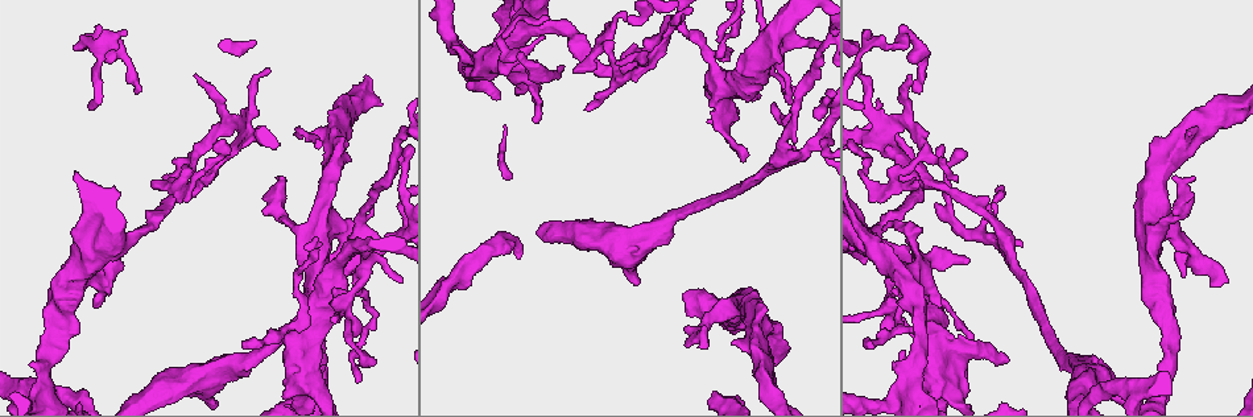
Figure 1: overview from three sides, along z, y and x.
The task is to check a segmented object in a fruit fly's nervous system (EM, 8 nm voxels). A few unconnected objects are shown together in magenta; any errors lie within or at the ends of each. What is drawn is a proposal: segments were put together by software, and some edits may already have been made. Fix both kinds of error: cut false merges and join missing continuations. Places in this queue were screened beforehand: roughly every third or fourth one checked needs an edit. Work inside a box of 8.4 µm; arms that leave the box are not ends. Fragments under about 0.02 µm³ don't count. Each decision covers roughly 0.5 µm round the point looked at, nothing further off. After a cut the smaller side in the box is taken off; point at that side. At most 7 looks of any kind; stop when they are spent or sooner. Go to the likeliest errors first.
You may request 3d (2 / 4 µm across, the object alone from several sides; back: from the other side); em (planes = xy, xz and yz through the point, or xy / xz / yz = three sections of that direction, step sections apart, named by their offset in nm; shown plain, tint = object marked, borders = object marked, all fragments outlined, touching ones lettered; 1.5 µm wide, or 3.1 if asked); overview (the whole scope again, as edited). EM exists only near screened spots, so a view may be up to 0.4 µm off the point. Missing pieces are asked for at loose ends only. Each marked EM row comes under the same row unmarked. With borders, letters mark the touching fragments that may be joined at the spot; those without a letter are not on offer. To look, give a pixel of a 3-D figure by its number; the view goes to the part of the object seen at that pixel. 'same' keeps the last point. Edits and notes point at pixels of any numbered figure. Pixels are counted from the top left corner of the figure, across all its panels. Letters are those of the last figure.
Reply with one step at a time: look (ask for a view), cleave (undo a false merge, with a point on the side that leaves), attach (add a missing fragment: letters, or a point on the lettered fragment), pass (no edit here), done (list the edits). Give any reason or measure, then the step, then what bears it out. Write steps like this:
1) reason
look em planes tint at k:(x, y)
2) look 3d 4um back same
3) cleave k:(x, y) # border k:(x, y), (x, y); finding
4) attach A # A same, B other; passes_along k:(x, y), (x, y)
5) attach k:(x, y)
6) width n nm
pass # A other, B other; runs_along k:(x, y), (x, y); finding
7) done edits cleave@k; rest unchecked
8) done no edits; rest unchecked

thin arm on a thick one
look em yz step 8 borders at 1:(763, 66)

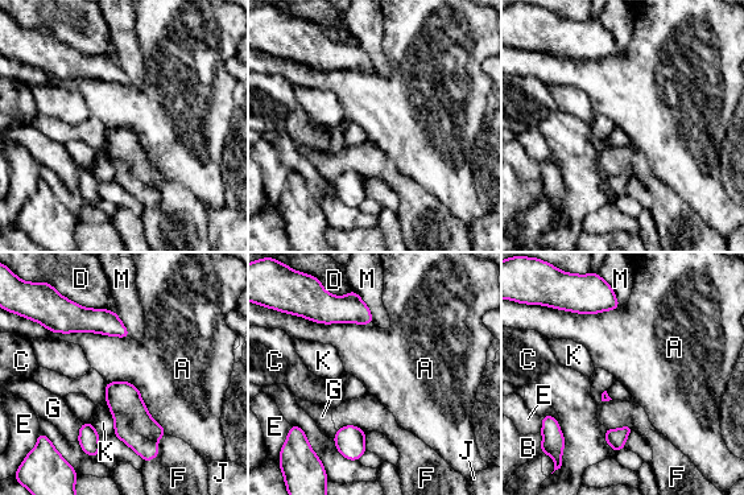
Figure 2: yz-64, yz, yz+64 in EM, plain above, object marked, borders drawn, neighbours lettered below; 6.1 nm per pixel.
look em planes borders same

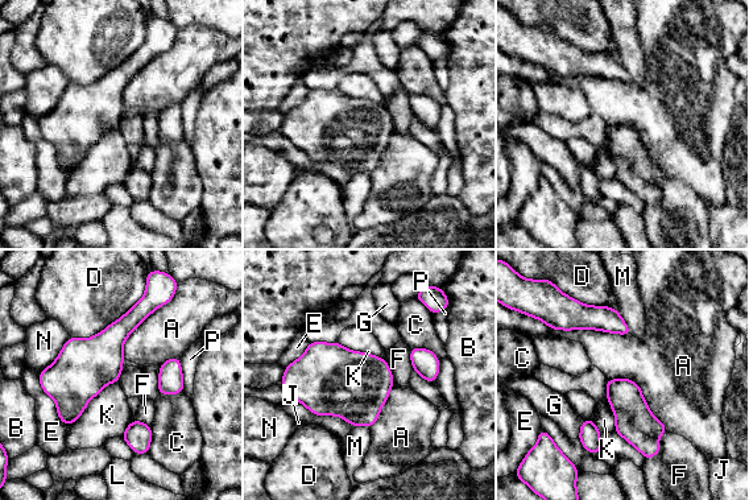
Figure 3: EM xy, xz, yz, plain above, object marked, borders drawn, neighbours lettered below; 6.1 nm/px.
pass # A other, B other, C other, D other, E other, F other, G other, J other, K other, L other, M other, N other, P other; border 3:(547, 326), (630, 335); continuous, no second neuron

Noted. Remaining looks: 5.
thin end
look em planes borders at 1:(910, 77)

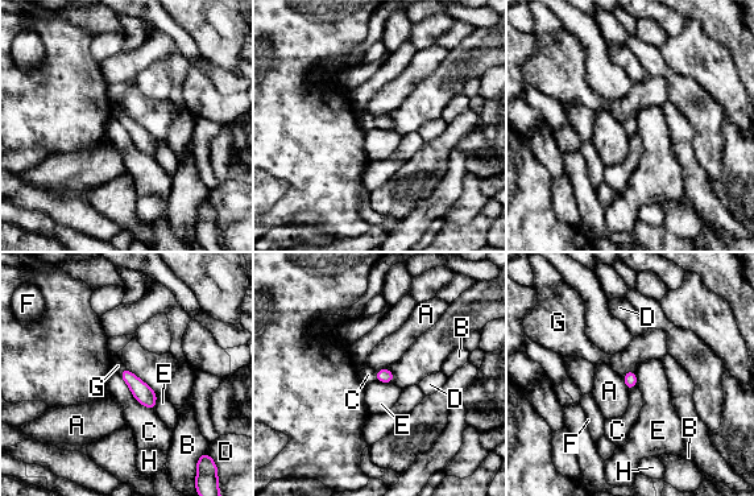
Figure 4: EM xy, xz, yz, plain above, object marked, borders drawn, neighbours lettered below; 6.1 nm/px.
attach G # A other, B other, C other, D other, E other, F other, G same, H other; passes_along 4:(144, 395), (123, 371), (117, 366); it goes on there

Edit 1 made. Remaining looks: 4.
redraw
look overview

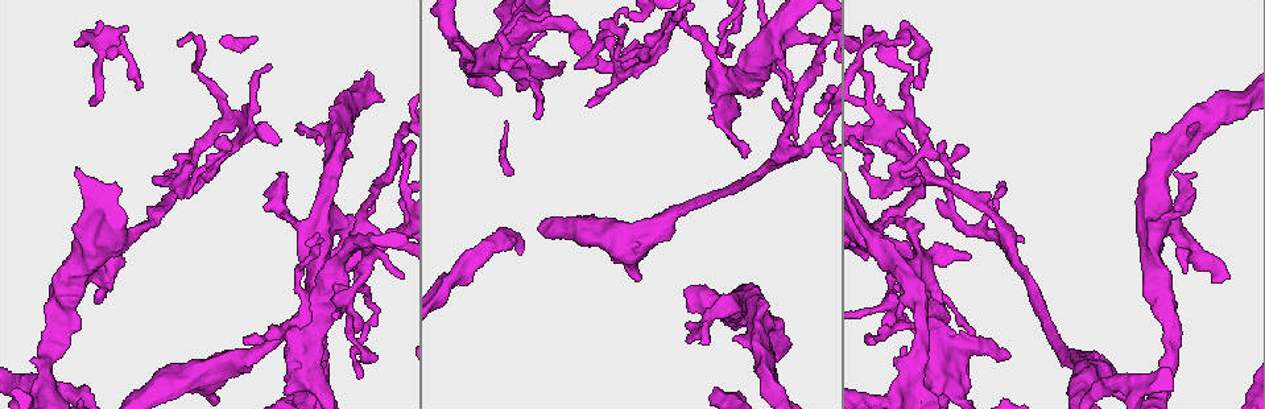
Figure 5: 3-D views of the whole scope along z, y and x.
thick end
look 3d 4um back at 5:(966, 377)

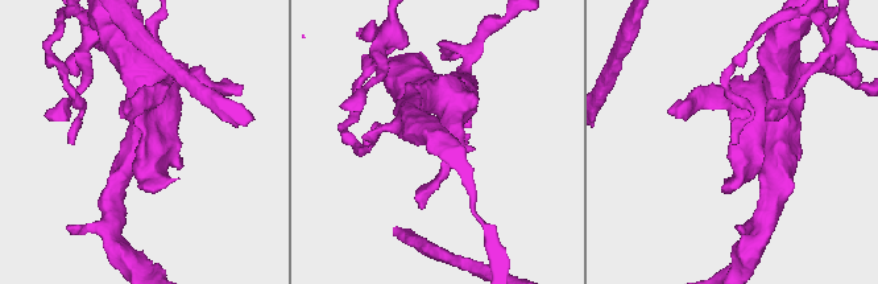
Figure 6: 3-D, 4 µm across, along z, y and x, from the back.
look em xz step 4 borders at 6:(140, 143)

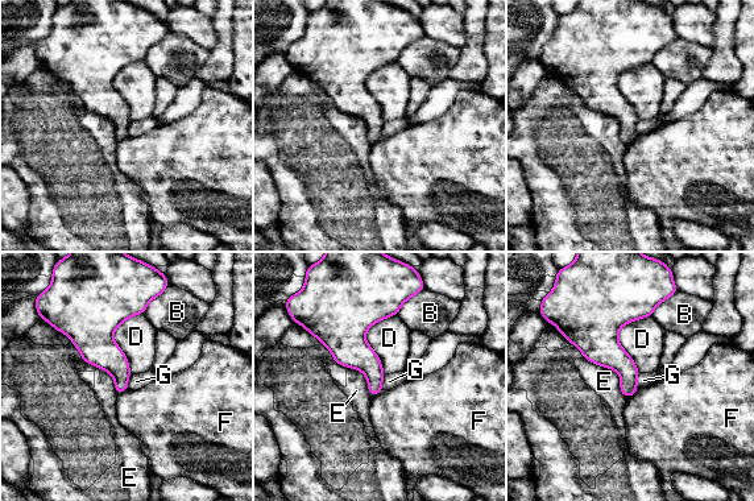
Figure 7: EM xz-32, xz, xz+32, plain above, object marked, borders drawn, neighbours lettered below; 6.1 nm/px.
look em planes borders same

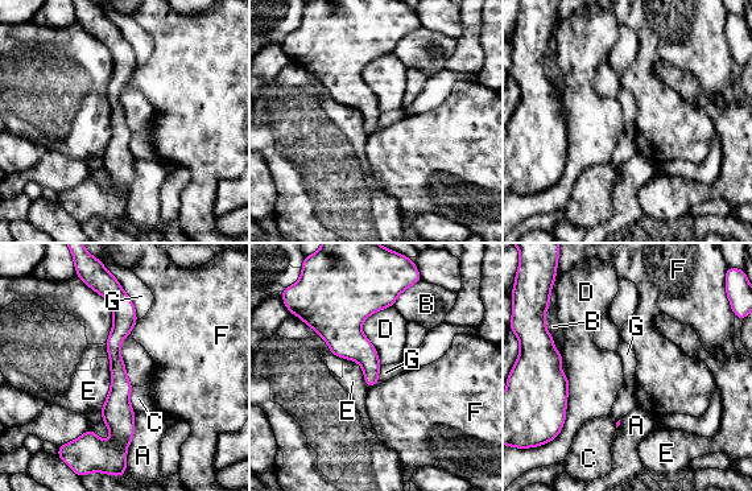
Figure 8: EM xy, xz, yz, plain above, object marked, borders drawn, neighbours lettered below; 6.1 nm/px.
pass # A other, B other, C other, D other, E other, F other, G other; runs_along 8:(116, 291), (123, 449); none of them fits

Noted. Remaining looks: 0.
done edits attach@4; rest unchecked

